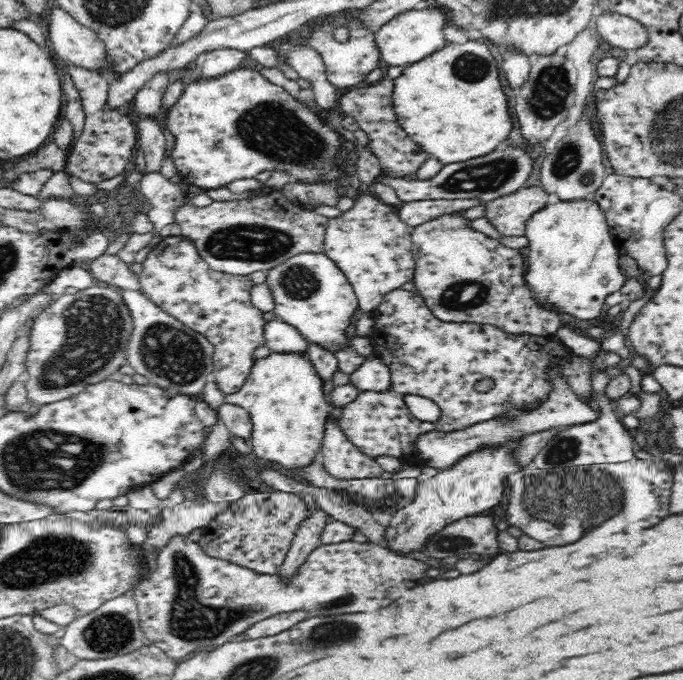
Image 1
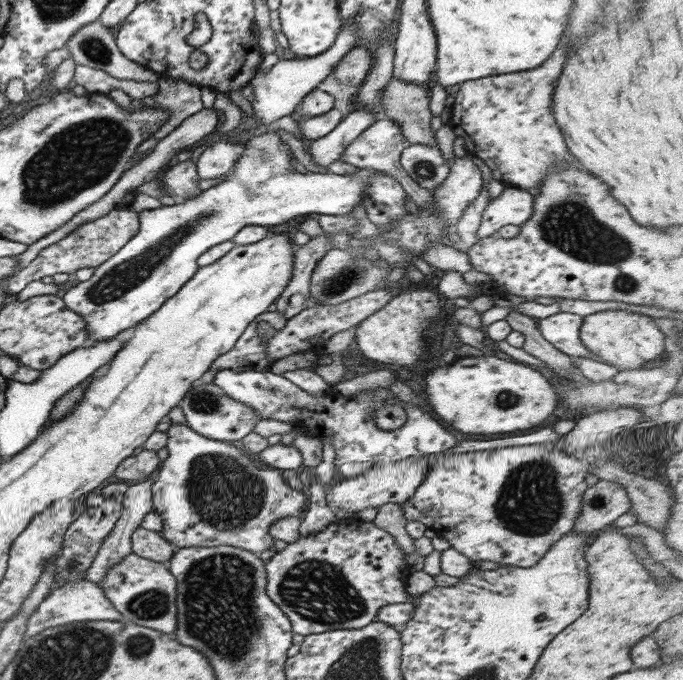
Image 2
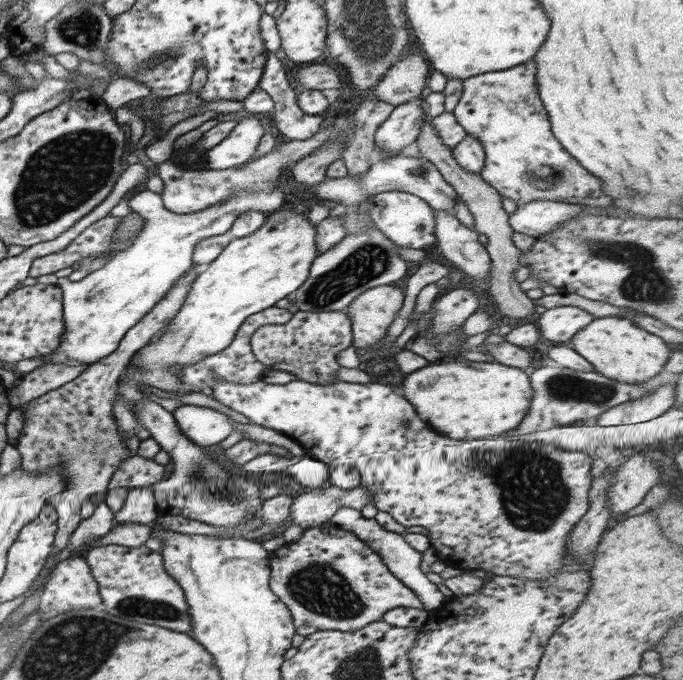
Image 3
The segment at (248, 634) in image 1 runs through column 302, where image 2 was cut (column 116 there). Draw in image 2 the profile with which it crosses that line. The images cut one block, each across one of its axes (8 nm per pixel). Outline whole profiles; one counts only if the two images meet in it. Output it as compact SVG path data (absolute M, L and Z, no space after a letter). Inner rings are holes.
M88 578L67 582L61 587L54 588L30 615L27 622L25 640L53 626L73 623L74 621L99 620L123 621L124 619L106 598L105 592L100 585Z

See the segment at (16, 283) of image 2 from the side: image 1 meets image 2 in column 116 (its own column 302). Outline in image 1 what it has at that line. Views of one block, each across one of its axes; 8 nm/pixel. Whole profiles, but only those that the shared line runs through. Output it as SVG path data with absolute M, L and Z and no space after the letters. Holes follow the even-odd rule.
M265 187L249 199L213 201L205 207L196 207L191 203L178 207L174 211L175 223L180 225L181 235L189 238L197 248L202 259L211 270L246 277L254 272L274 269L298 254L324 253L325 232L328 217L316 214L314 210L301 209L292 204L278 189Z

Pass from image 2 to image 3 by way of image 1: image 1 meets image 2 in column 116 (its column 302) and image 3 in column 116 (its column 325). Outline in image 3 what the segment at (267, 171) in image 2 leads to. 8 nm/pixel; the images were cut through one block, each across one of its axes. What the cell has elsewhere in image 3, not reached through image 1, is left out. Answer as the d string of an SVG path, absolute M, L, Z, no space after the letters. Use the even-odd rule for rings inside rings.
M279 180L258 191L236 191L226 201L197 213L174 213L164 207L161 194L149 189L134 194L128 204L135 217L144 220L144 227L136 235L132 245L109 258L100 270L89 273L80 282L70 282L68 278L58 280L56 286L63 296L65 323L62 342L48 358L16 361L12 368L14 374L28 374L44 363L89 365L107 357L118 348L128 330L138 325L145 314L148 314L148 310L153 310L191 270L194 248L198 242L202 242L204 238L226 234L234 220L246 210L262 212L267 216L289 205Z

